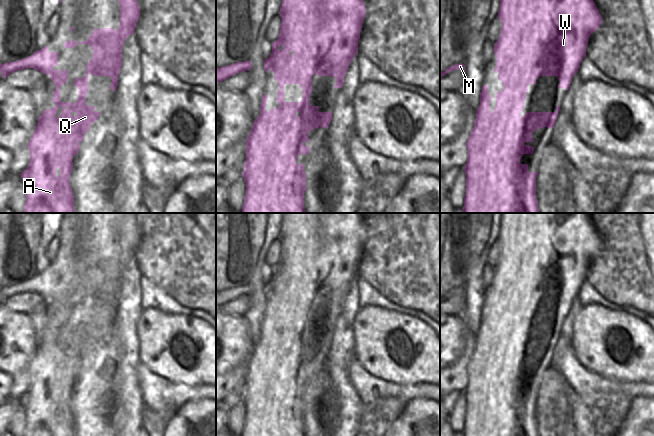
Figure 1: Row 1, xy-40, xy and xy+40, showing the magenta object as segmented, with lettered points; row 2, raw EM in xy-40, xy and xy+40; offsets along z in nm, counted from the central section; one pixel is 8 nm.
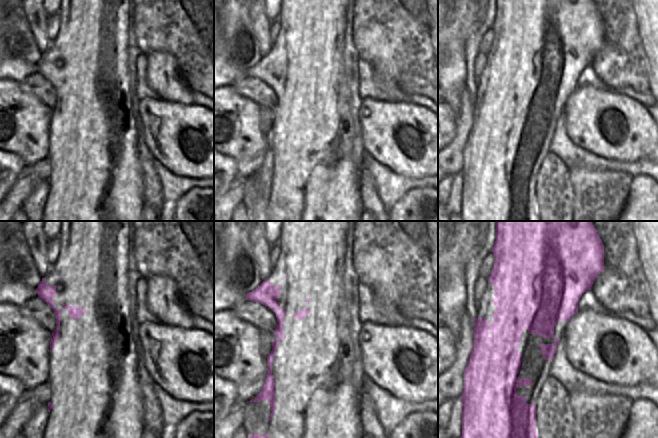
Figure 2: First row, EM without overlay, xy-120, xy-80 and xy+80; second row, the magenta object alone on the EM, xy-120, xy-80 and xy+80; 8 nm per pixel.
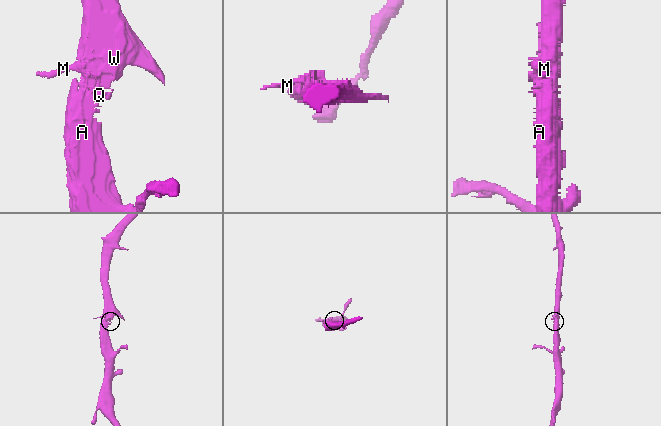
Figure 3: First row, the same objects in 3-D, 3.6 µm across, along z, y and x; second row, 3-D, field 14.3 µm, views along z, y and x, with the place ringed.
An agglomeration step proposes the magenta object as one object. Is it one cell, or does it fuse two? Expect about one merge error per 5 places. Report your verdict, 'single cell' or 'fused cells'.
single cell

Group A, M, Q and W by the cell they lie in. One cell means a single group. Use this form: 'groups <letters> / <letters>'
groups A M Q W

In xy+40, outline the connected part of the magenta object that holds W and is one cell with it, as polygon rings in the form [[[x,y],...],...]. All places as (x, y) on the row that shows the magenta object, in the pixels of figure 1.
[[[500,0],[500,9],[498,11],[498,17],[502,23],[502,29],[500,31],[500,37],[495,42],[494,54],[497,59],[497,66],[494,72],[499,72],[498,79],[502,81],[504,89],[501,92],[496,93],[496,107],[493,112],[490,111],[490,101],[492,97],[488,93],[488,86],[482,86],[480,93],[480,105],[476,111],[476,119],[474,121],[474,127],[470,133],[470,137],[466,143],[468,149],[468,159],[464,167],[466,173],[466,195],[464,197],[464,207],[462,208],[464,213],[539,213],[538,201],[536,199],[536,177],[538,172],[529,172],[527,164],[521,164],[520,159],[523,154],[533,154],[534,147],[526,145],[526,142],[533,142],[532,133],[543,127],[554,128],[560,106],[557,106],[556,112],[527,112],[522,117],[520,113],[524,107],[524,101],[526,99],[526,93],[528,91],[527,86],[529,84],[535,84],[536,79],[539,76],[557,76],[560,83],[559,88],[569,89],[572,77],[578,72],[582,59],[586,56],[586,47],[588,45],[588,39],[590,35],[595,32],[602,23],[602,17],[593,0]]]

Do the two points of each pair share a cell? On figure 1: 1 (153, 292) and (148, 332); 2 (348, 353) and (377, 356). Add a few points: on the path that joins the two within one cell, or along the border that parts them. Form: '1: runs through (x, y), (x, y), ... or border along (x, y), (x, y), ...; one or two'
1: border along (142, 309), (156, 308), (167, 313), (174, 313); two
2: border along (353, 330), (353, 354), (356, 359); two

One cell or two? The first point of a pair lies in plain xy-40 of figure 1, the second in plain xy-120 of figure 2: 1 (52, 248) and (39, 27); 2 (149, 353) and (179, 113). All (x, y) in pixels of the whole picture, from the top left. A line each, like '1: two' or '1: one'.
1: two
2: one

